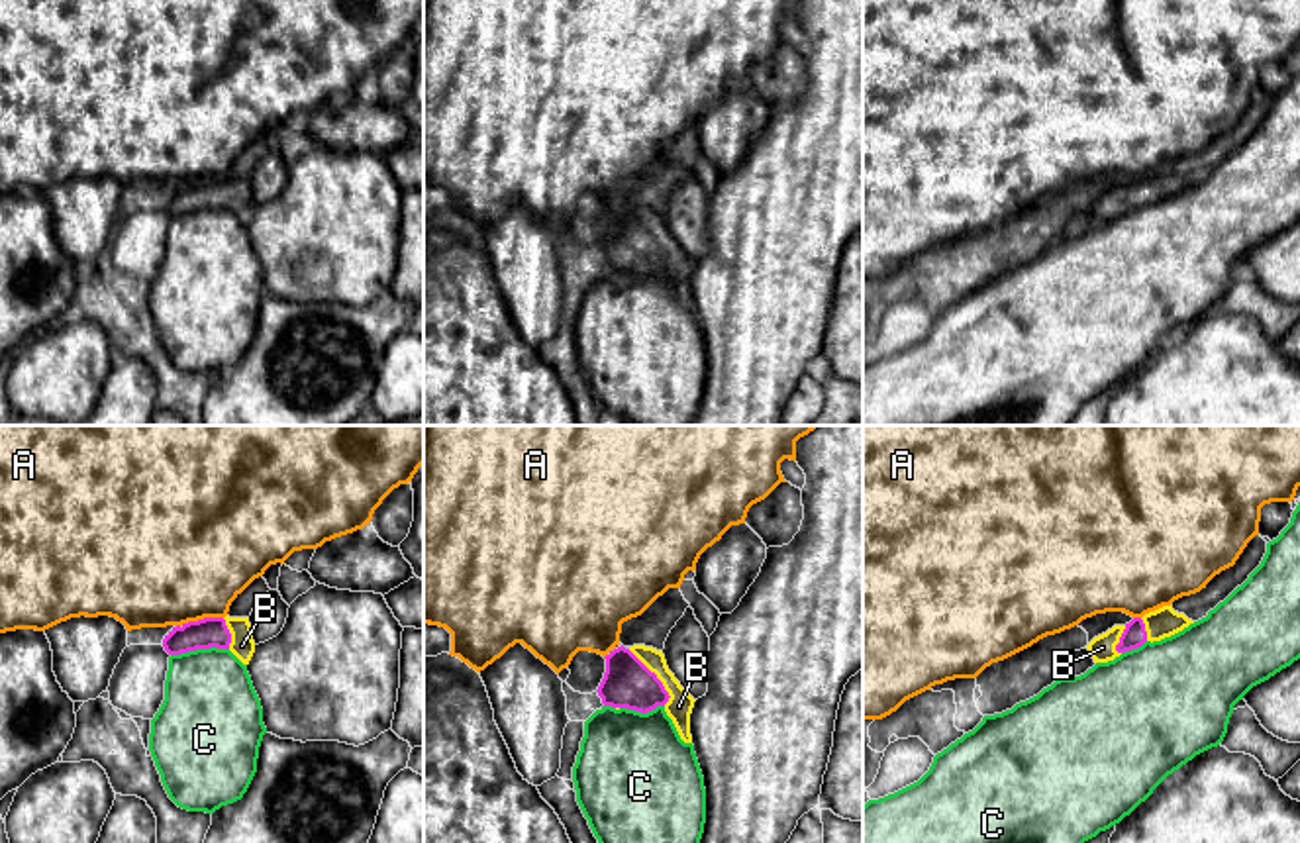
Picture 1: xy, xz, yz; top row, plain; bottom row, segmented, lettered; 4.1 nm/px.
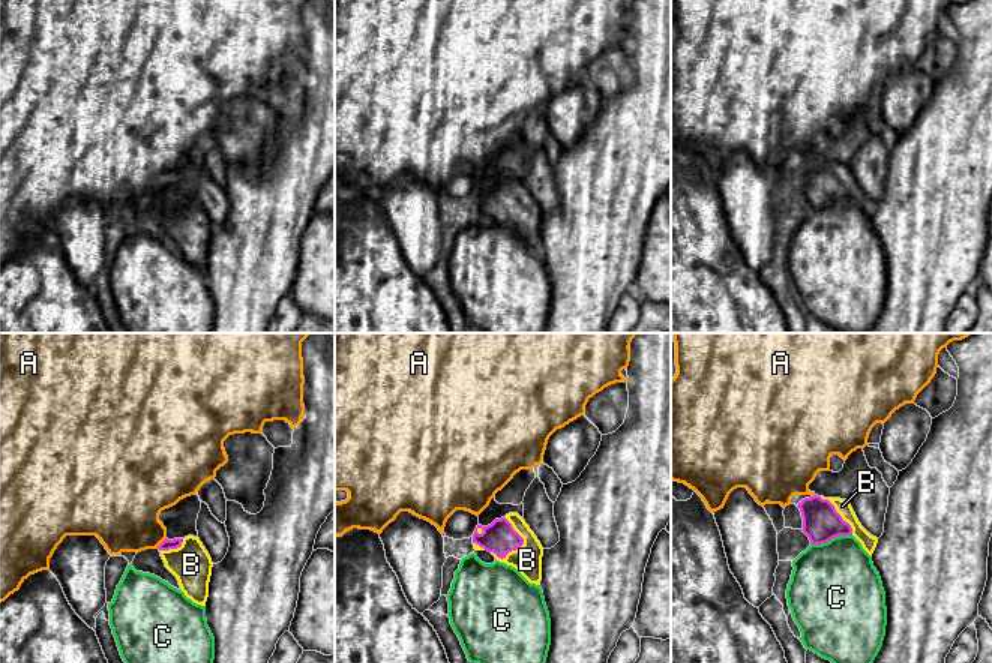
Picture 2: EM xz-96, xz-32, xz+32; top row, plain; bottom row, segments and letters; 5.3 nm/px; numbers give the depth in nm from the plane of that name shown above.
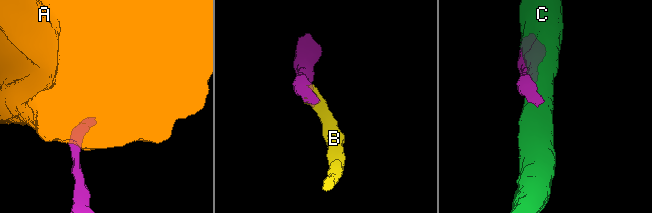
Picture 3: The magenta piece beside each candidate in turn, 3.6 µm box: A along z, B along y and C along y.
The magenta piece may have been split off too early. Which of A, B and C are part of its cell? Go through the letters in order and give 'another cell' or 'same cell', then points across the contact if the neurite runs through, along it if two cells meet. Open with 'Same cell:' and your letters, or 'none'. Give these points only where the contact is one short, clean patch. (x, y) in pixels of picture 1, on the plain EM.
Same cell: B
A: another cell; border along xy (222, 177), (204, 177), (177, 187)
B: same cell; runs through xz (628, 244), (655, 238), (679, 267)
C: another cell

